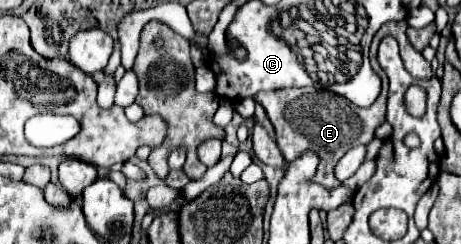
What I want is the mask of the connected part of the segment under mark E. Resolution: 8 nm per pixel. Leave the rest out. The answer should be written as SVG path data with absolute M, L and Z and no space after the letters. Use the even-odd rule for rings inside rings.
M313 85L303 89L277 89L267 93L257 93L253 99L265 107L277 131L277 145L283 157L287 161L293 161L295 157L299 157L299 153L303 153L303 149L317 151L321 163L317 169L315 183L323 187L339 187L341 181L337 181L333 175L335 163L349 151L349 145L369 143L373 139L375 129L385 121L387 97L379 97L371 107L361 109L357 105L351 105L345 97L339 97L337 93ZM305 113L307 113L307 125L305 125Z

